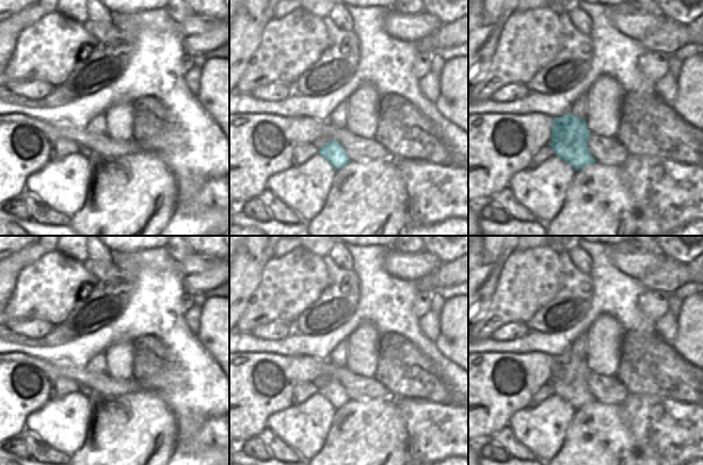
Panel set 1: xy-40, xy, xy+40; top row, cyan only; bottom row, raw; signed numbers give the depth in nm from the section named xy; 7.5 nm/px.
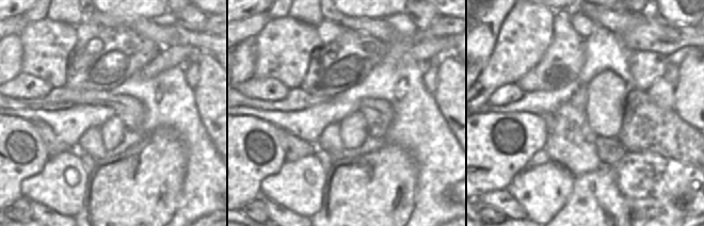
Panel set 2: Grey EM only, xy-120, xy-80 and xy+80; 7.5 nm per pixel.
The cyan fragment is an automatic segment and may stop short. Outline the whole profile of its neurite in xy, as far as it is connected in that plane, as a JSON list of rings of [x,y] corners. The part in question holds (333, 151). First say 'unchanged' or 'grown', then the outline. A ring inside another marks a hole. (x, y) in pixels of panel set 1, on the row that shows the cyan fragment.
unchanged | [[[329,141],[320,149],[322,156],[336,171],[346,166],[351,160],[345,148],[337,141]]]

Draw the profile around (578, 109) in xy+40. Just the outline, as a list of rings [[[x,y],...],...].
[[[588,94],[577,98],[571,108],[571,113],[580,119],[586,119],[586,106],[588,103]]]

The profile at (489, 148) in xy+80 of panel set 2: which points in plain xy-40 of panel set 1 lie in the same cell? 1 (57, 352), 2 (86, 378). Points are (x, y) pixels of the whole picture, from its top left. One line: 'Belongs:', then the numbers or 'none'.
Belongs: 2

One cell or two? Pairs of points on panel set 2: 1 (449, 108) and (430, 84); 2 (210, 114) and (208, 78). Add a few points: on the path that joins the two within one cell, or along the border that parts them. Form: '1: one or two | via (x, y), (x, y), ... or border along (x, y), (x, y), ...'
1: two | border along (438, 68), (438, 81), (433, 95)
2: one | via (210, 106), (210, 86)

